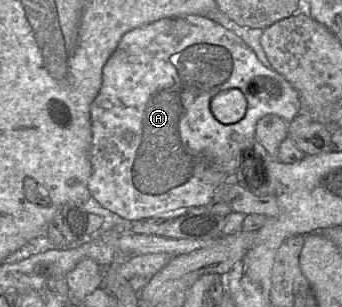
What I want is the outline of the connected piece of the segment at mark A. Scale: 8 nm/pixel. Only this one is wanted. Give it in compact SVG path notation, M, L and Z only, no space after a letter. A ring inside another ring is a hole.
M184 16L163 18L148 25L126 32L114 53L103 67L102 85L90 107L91 148L90 161L92 173L88 181L91 197L102 207L117 214L126 221L140 221L166 216L169 212L193 207L208 206L216 189L224 184L233 183L239 173L244 154L256 144L255 129L260 118L267 114L277 115L290 122L301 112L298 92L279 73L264 66L255 53L234 32L204 16ZM226 89L239 89L246 98L246 112L241 120L234 124L222 124L211 111L212 99Z

